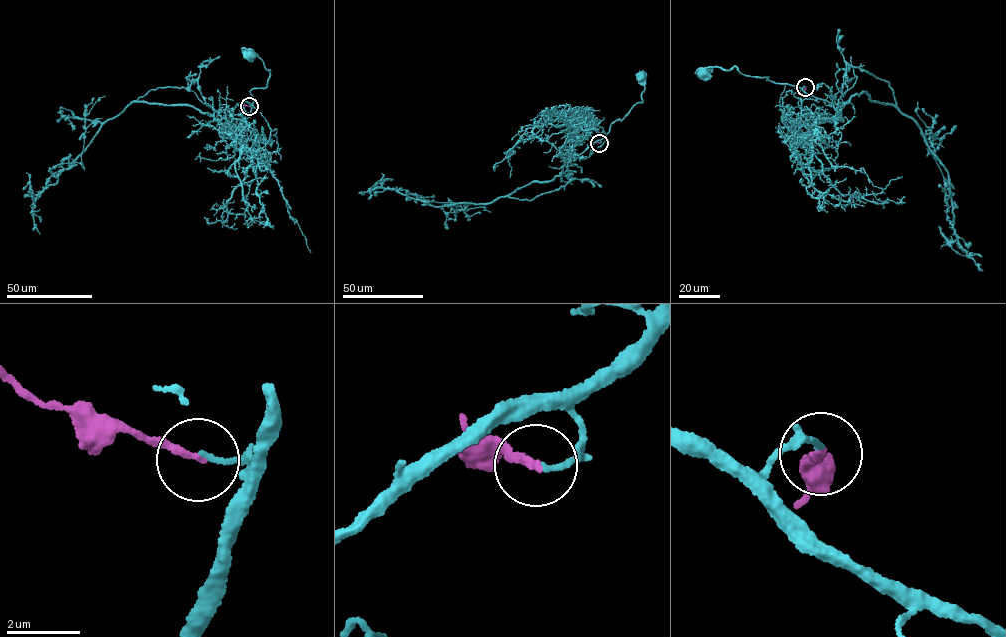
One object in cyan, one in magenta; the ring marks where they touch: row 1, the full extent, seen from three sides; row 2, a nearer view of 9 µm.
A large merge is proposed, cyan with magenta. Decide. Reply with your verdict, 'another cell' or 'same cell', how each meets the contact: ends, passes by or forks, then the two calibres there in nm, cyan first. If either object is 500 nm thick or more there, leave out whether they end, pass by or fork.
another cell; cyan ends there; magenta ends there; 130 nm thick on the cyan side, 190 nm on the other

